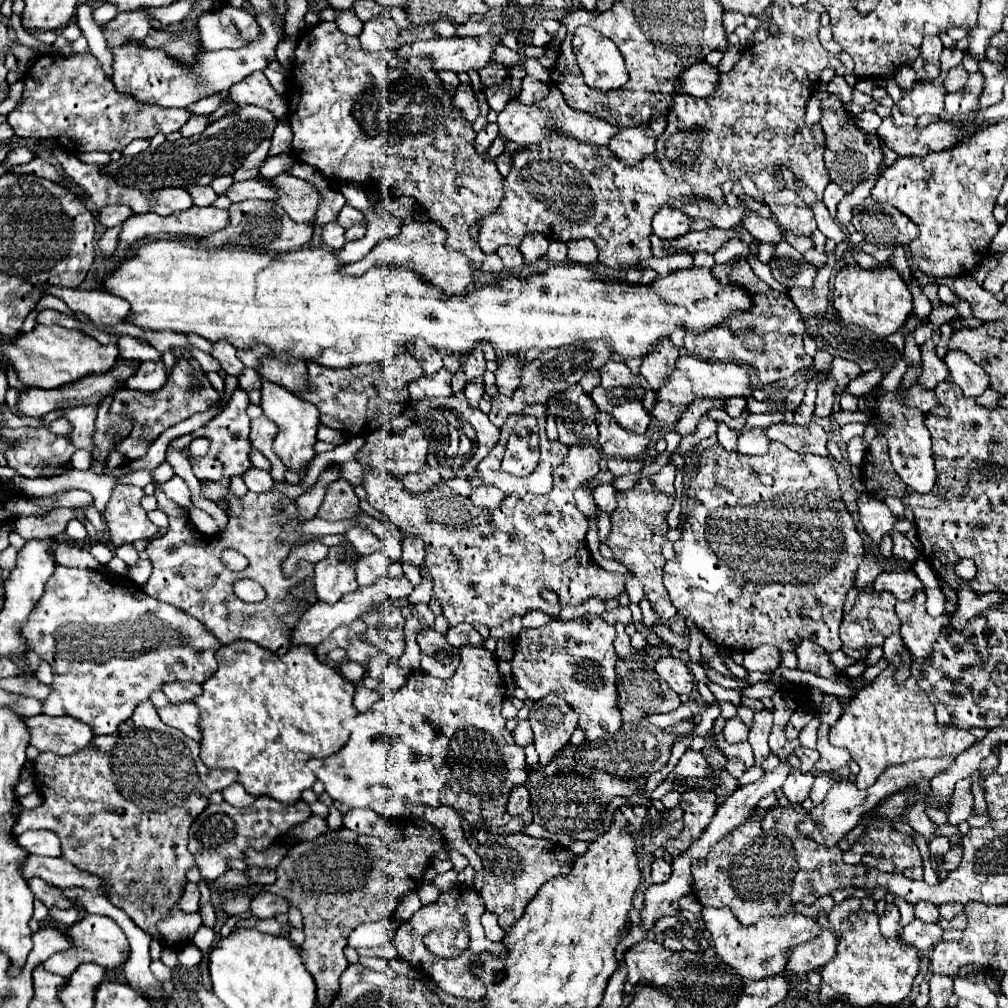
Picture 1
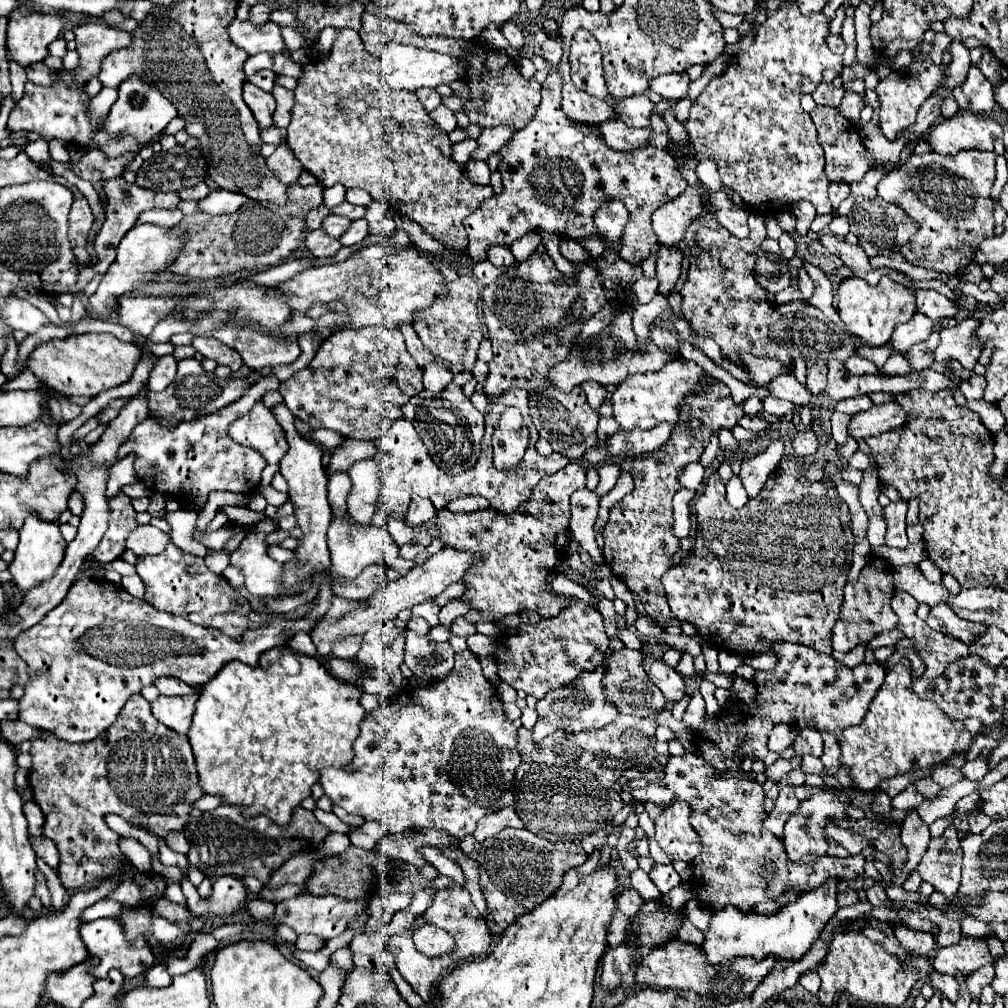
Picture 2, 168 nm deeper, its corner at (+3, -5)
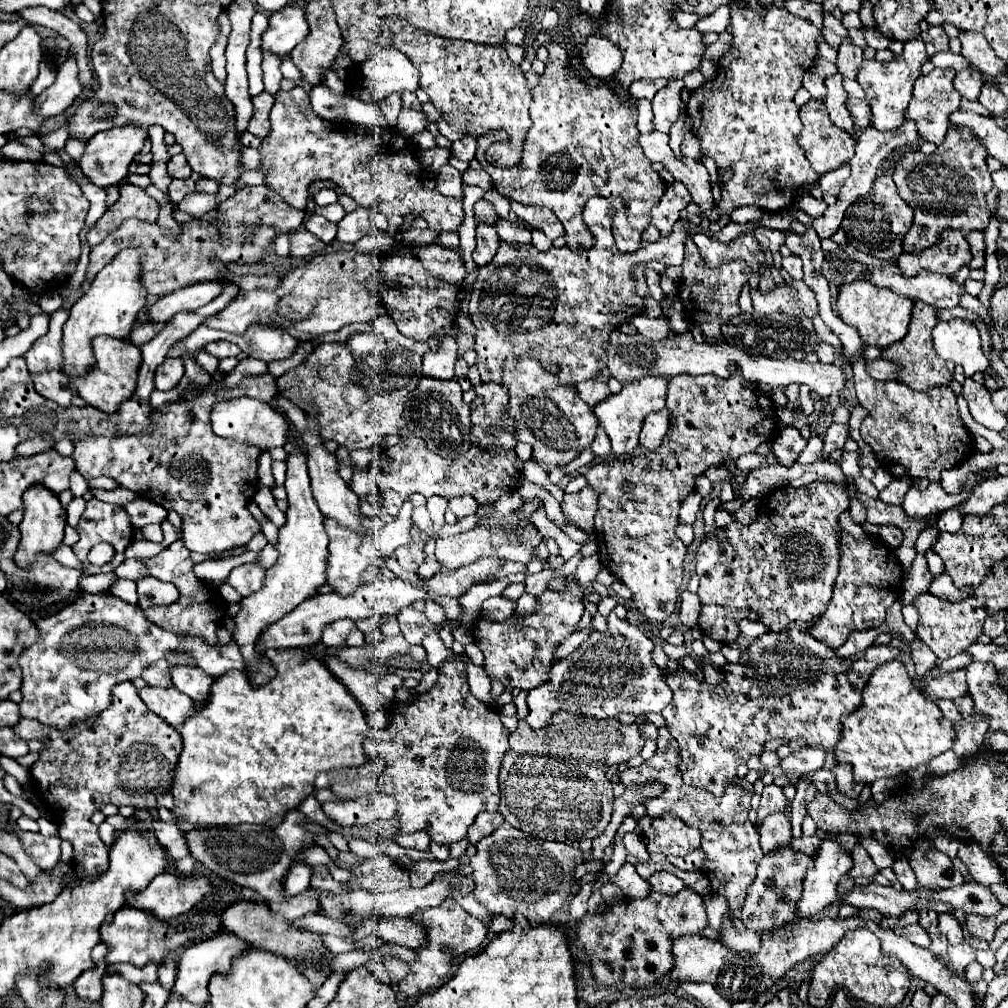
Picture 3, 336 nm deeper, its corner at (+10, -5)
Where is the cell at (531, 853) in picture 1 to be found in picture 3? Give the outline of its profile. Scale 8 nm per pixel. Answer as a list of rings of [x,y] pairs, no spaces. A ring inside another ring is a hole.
[[[497,827],[493,835],[487,835],[477,843],[475,855],[471,855],[473,883],[477,901],[495,915],[513,917],[521,913],[531,925],[541,925],[569,901],[573,871],[581,859],[581,851],[557,841],[541,841],[525,835],[513,827]]]

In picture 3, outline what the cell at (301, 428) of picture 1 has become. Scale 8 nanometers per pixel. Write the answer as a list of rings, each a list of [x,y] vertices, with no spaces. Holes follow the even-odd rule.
[[[287,441],[283,445],[287,453],[287,479],[285,479],[285,489],[287,489],[287,523],[279,529],[279,559],[271,569],[267,569],[265,581],[261,591],[243,597],[241,601],[241,611],[235,617],[237,631],[233,633],[233,639],[239,645],[239,651],[243,653],[246,662],[246,672],[253,685],[264,685],[276,675],[275,669],[255,653],[255,641],[257,635],[271,625],[273,621],[281,619],[289,611],[293,611],[299,603],[305,599],[313,597],[317,593],[317,587],[325,583],[325,559],[327,559],[327,545],[329,545],[329,535],[325,533],[323,527],[323,515],[319,513],[313,495],[311,495],[311,485],[309,485],[309,473],[307,473],[307,455],[305,451],[295,443]]]

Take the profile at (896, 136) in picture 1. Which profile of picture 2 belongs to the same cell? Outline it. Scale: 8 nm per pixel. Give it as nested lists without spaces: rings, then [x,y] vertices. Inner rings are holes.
[[[960,111],[952,119],[942,121],[930,131],[928,141],[934,151],[954,155],[962,149],[988,149],[996,155],[1004,153],[1002,125],[990,117]]]

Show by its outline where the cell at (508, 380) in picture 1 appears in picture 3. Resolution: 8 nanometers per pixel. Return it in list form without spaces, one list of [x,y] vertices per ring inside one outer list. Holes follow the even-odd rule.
[[[599,195],[589,199],[583,219],[595,239],[589,251],[571,251],[567,247],[537,251],[533,245],[511,247],[501,243],[495,259],[481,267],[467,307],[477,327],[475,353],[481,381],[499,383],[503,361],[517,359],[517,355],[533,355],[545,367],[557,367],[557,377],[565,385],[587,379],[607,381],[605,343],[609,333],[643,309],[643,297],[635,293],[635,265],[657,259],[669,266],[680,266],[685,239],[693,233],[711,235],[703,223],[691,225],[689,219],[679,219],[669,237],[659,237],[635,253],[619,253],[611,233],[613,205],[609,199]]]

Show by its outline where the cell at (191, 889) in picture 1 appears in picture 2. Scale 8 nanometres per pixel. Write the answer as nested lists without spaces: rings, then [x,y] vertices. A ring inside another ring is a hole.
[[[224,875],[214,881],[212,895],[202,899],[188,877],[182,879],[182,891],[188,901],[188,909],[194,915],[214,915],[214,917],[234,917],[246,907],[248,891],[240,879]]]

